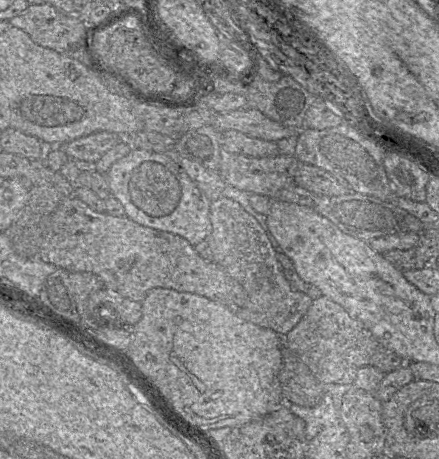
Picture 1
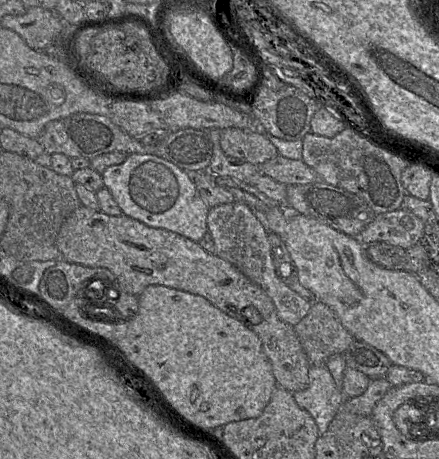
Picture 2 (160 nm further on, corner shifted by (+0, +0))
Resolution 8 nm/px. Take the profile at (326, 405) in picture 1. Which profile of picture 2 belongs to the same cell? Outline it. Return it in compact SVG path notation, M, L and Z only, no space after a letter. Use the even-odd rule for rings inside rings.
M325 364L310 366L308 387L294 392L293 396L298 406L314 419L320 436L328 432L329 424L345 400Z

